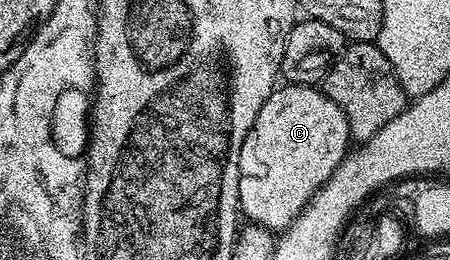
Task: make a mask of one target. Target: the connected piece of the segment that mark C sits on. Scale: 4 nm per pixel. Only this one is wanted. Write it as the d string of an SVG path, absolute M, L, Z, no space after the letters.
M284 84L272 91L272 95L262 104L252 127L248 129L246 140L240 149L240 208L249 223L264 226L271 232L283 232L299 216L304 207L313 201L319 186L327 187L330 179L341 169L348 150L350 135L348 121L326 96L323 89L312 84Z

